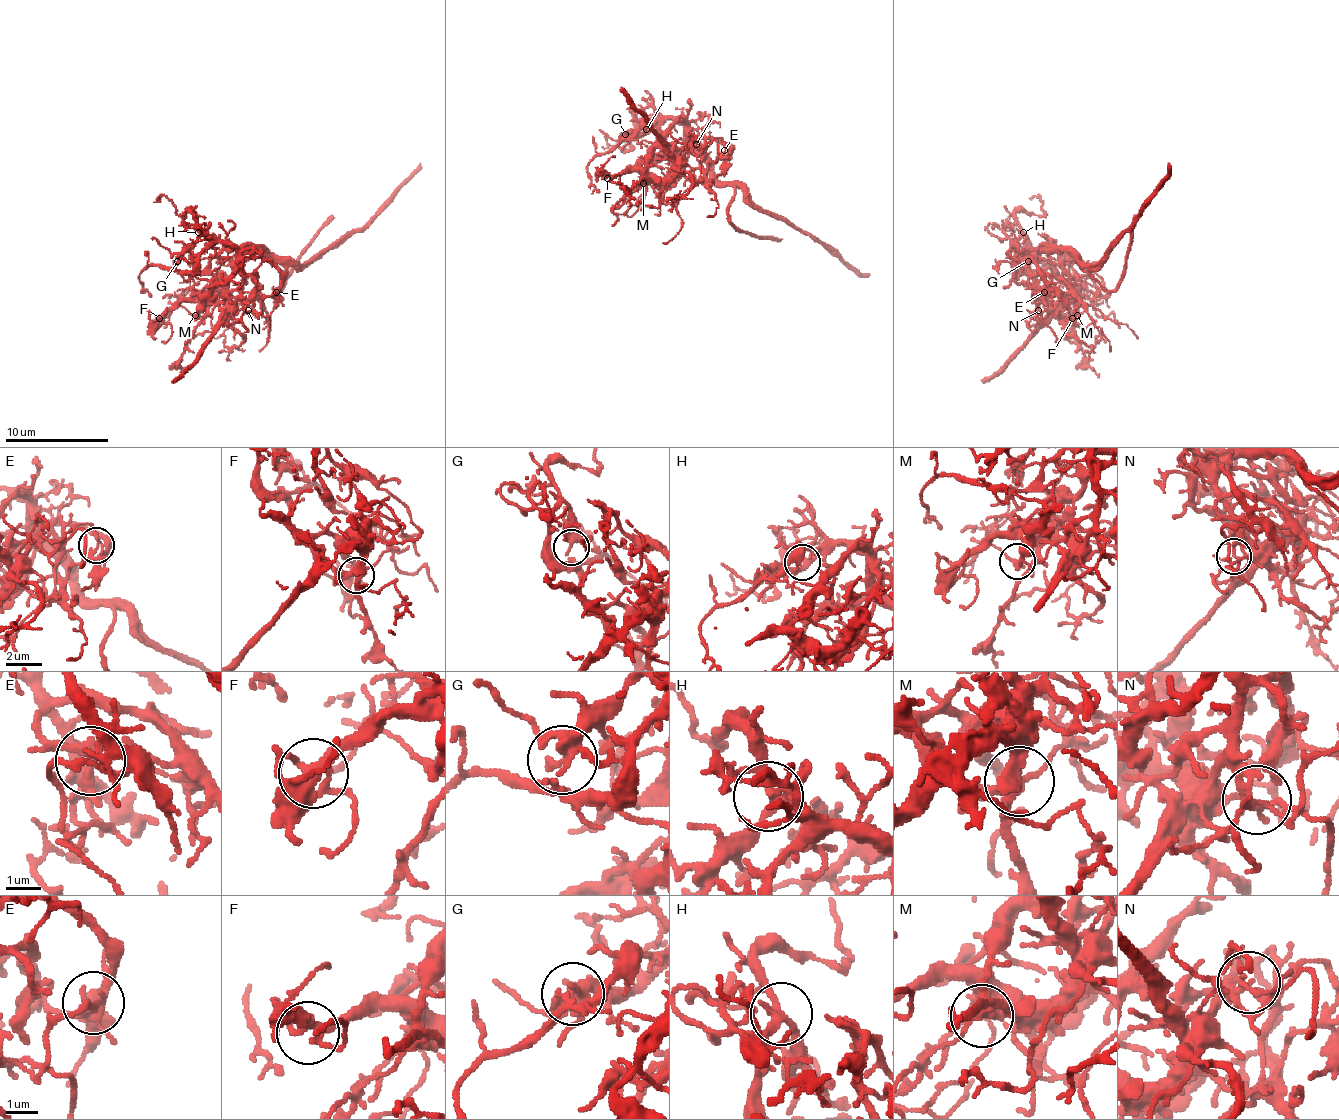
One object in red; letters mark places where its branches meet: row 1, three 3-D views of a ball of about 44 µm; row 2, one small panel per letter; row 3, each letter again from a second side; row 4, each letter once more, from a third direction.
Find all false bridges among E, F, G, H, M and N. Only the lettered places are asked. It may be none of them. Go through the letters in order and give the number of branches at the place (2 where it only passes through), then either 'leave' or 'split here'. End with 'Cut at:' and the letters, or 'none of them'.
E: branches 4; leave
F: branches 6; leave
G: branches 4; leave
H: branches 3; leave
M: branches 5; split here
N: branches 7; leave
Cut at: M

